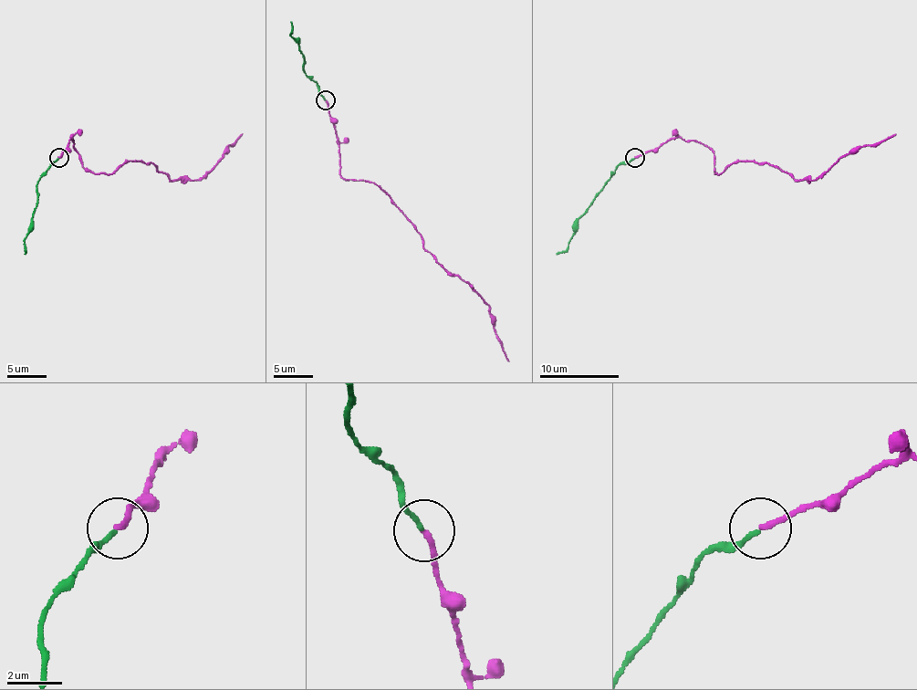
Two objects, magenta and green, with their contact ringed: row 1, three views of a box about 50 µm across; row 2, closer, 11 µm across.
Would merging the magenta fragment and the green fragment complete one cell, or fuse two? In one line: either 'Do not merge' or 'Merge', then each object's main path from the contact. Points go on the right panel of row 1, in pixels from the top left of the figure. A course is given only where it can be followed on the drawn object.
Merge. Course of magenta: (635, 157), (677, 137), (711, 149), (714, 172), (756, 161), (796, 181), (816, 181), (841, 157), (895, 133). Course of green: (635, 159), (620, 165), (579, 218), (578, 230), (567, 246), (556, 255)

